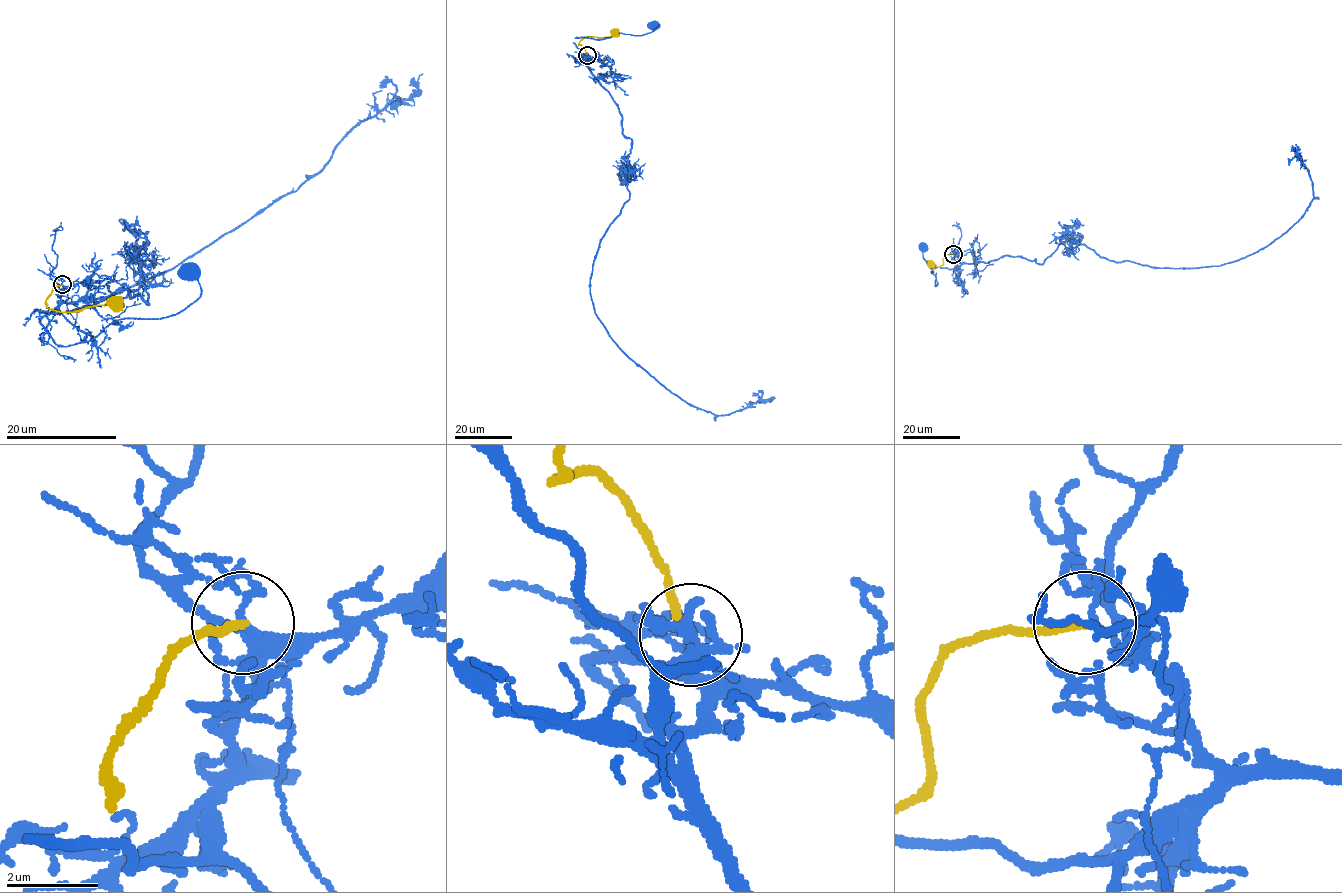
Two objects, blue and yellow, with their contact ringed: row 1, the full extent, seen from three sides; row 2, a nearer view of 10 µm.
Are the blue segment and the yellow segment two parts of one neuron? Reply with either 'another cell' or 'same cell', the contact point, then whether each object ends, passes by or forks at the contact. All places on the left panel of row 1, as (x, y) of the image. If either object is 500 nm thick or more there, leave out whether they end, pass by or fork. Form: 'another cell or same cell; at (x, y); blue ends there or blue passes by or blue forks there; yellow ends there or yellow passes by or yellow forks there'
another cell; at (62, 284); blue passes by; yellow ends there

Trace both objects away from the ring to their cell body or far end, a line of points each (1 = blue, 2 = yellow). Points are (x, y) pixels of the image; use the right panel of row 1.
1: (953, 254), (1042, 263), (1072, 241), (1159, 268), (1239, 260), (1309, 206), (1296, 144)
2: (953, 254), (944, 257), (943, 263), (938, 267), (927, 261)

